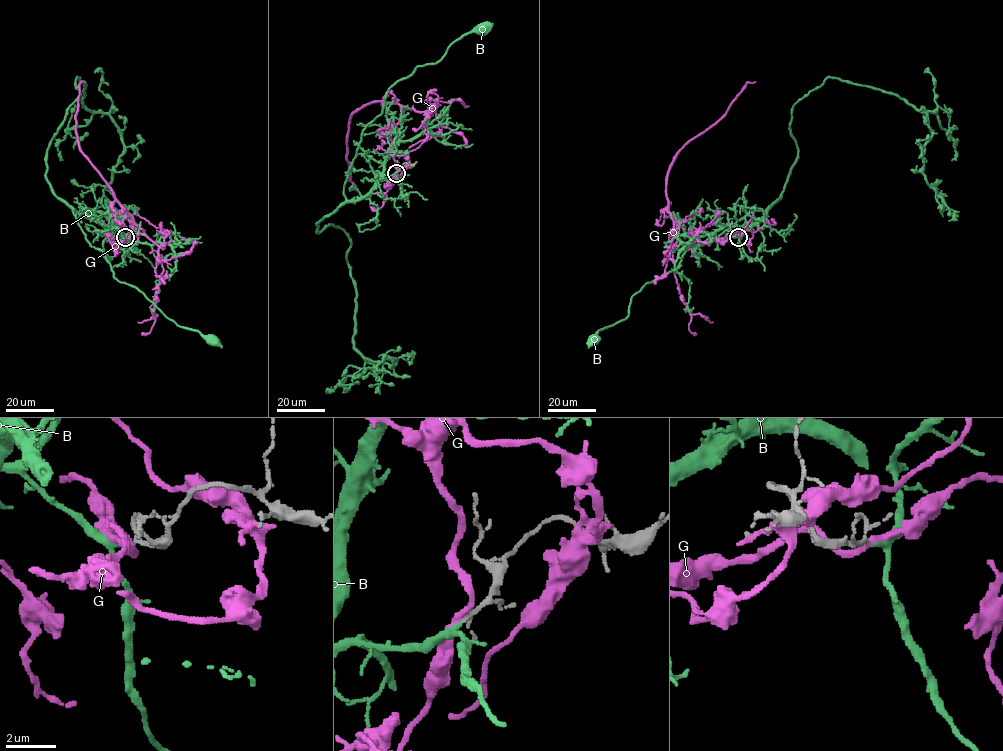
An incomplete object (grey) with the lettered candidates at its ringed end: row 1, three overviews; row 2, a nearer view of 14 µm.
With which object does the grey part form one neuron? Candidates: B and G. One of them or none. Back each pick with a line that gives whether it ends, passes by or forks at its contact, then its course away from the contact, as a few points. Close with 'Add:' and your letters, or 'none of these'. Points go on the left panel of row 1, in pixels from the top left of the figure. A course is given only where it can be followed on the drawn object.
B: it passes by; course (125, 236), (73, 211), (87, 239), (103, 252), (116, 279), (135, 287), (179, 325), (196, 330), (212, 339)
Add: B

